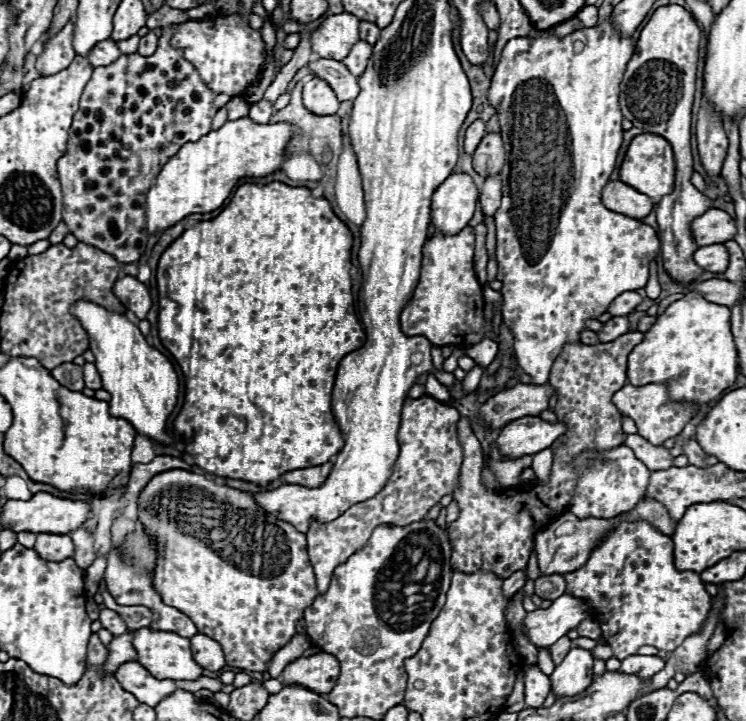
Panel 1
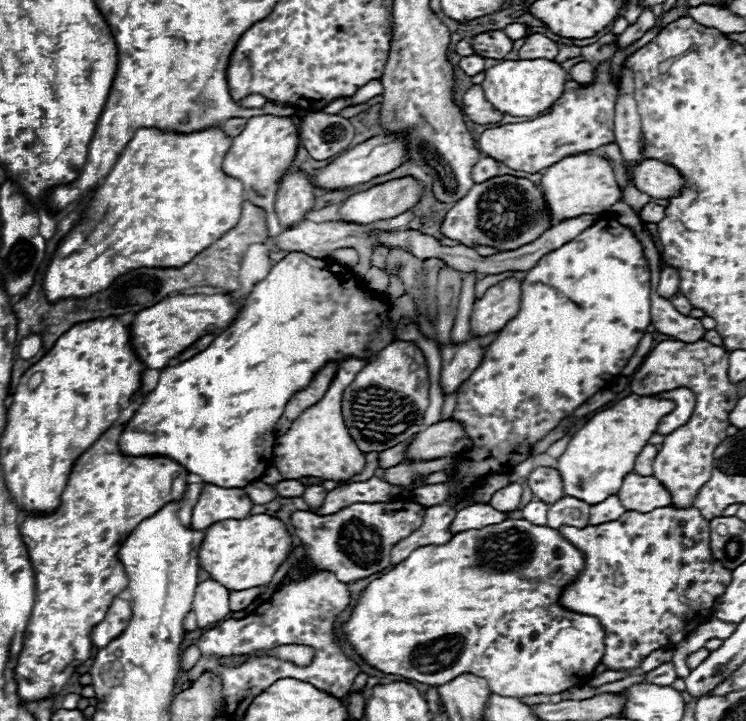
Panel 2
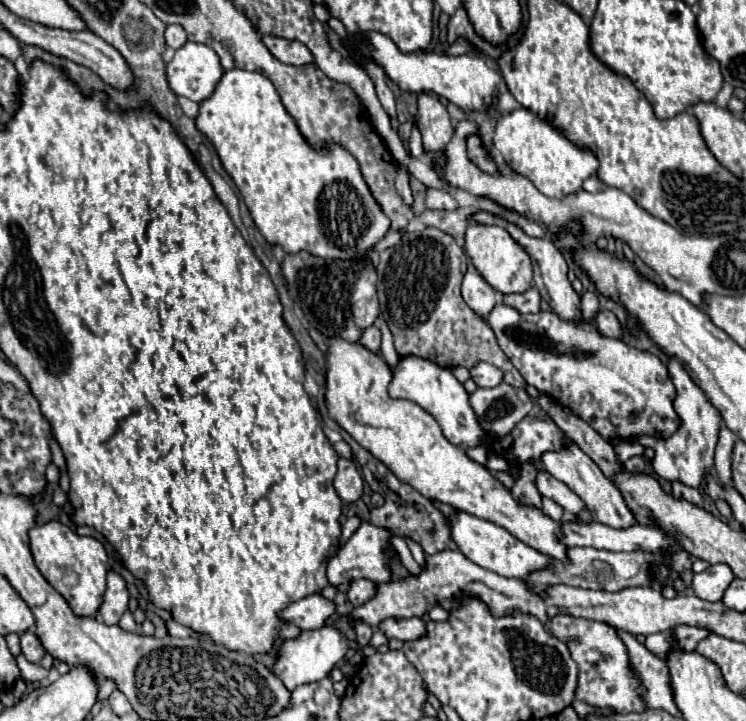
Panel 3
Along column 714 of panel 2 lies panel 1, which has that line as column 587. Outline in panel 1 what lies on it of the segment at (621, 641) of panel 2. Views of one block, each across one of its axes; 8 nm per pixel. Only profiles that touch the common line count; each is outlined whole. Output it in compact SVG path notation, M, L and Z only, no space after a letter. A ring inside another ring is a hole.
M622 520L602 542L592 550L588 562L564 576L566 592L576 594L576 598L588 600L592 606L592 616L602 628L606 644L612 646L614 656L624 660L638 652L642 646L654 646L664 652L676 650L684 638L698 634L712 608L712 596L706 592L704 580L698 572L676 570L674 566L674 544L670 536L664 536L648 522L626 522Z

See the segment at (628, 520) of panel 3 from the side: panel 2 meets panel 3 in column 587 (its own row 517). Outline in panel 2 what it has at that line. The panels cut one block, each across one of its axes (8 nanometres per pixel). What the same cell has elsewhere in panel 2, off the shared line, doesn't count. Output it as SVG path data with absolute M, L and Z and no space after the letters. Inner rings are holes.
M470 504L456 512L456 518L450 524L450 534L458 534L464 530L480 530L490 524L498 524L506 520L506 514L500 514L490 504Z

